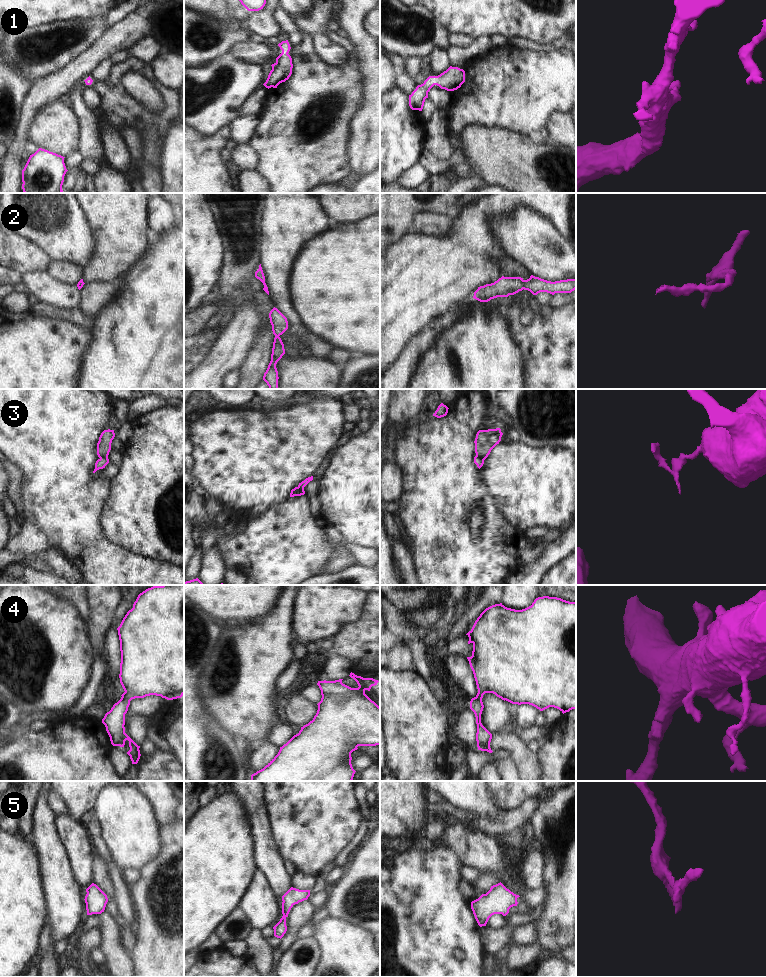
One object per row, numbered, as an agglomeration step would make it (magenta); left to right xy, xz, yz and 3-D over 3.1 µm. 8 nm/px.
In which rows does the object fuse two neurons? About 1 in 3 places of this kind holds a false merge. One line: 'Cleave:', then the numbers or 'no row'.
Cleave: 3

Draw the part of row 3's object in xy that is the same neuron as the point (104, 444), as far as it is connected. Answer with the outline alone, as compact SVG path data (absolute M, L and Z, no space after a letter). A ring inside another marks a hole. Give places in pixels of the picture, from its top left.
M104 430L97 443L97 455L99 458L108 457L111 450L111 443L115 437L114 430Z

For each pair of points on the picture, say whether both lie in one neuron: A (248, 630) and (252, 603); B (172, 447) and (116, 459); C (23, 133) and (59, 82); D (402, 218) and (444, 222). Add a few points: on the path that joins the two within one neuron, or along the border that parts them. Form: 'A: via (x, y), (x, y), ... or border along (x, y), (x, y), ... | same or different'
A: border along (271, 609), (264, 615), (240, 622) | different
B: border along (122, 452), (122, 464), (120, 466) | different
C: via (25, 120), (28, 111), (46, 93) | same
D: border along (437, 214), (418, 212), (414, 216), (410, 230) | different

